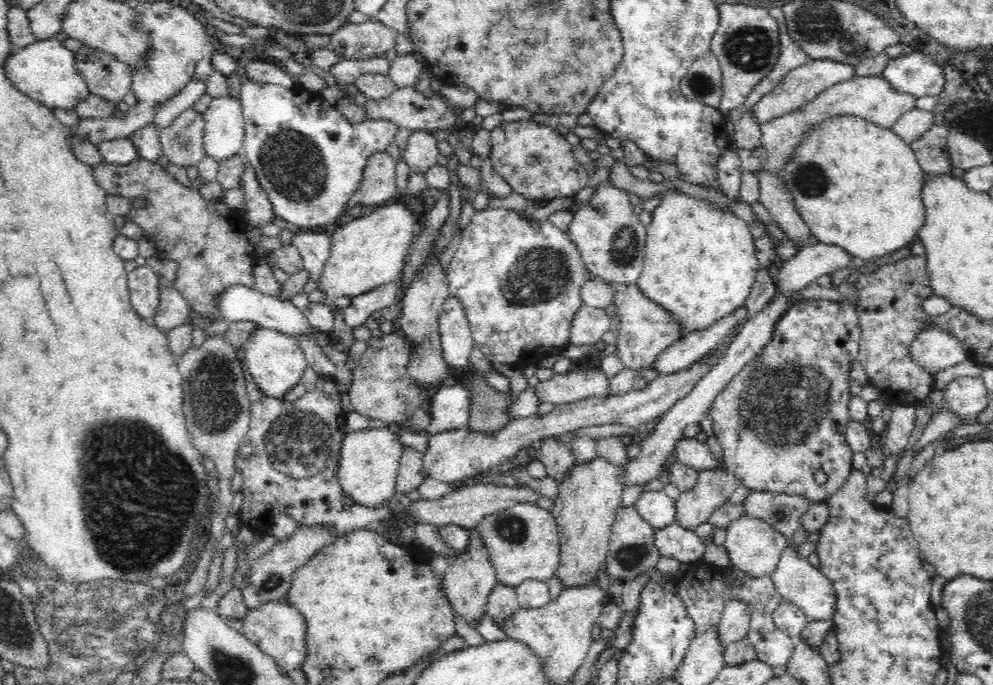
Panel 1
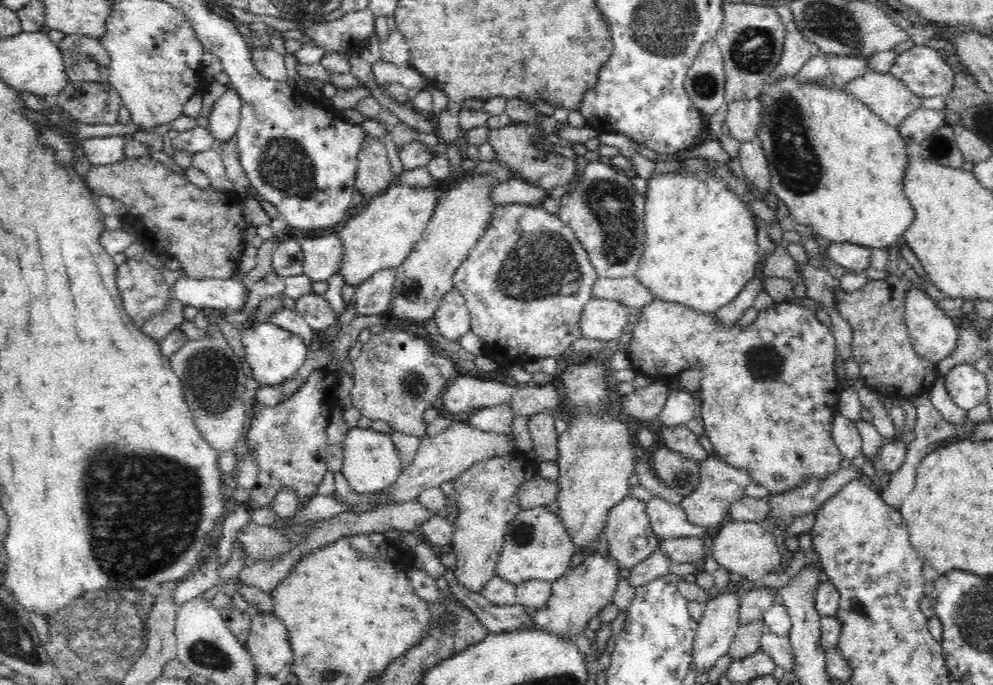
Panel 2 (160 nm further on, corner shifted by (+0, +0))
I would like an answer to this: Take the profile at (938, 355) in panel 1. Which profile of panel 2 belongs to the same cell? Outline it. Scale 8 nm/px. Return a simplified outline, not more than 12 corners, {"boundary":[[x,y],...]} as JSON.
{"boundary":[[922,291],[907,295],[914,350],[936,366],[958,344],[952,314]]}

